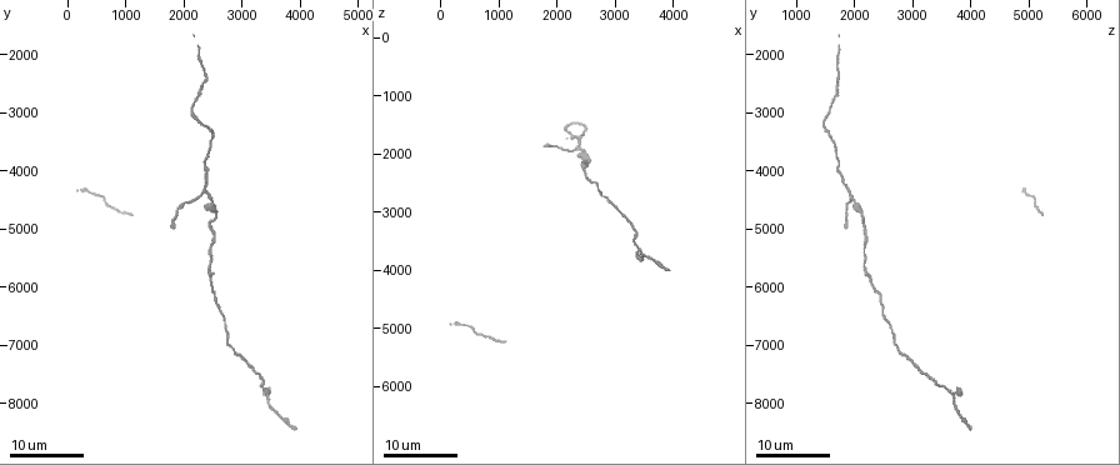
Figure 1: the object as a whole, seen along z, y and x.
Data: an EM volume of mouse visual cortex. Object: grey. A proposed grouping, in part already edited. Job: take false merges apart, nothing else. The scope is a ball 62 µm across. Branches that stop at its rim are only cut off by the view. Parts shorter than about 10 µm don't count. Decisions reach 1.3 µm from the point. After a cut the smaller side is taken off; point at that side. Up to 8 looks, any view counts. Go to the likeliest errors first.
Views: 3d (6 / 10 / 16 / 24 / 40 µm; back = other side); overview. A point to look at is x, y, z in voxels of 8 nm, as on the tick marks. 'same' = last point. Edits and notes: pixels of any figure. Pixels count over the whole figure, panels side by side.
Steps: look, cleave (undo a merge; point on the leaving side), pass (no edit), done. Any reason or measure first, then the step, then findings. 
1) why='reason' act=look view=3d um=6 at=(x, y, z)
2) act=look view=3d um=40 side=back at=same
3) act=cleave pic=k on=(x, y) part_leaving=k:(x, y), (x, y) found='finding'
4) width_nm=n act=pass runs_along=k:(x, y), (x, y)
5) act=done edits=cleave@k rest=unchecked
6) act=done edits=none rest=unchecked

why='calibre changes' act=look view=3d um=16 at=(2500, 4500, 2000)

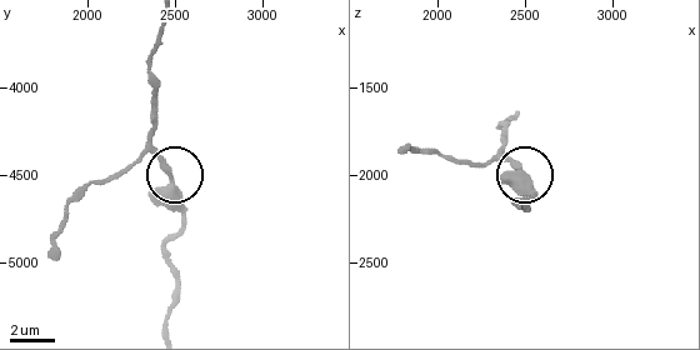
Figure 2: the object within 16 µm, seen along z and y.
why='zoom in' act=look view=3d um=10 at=same

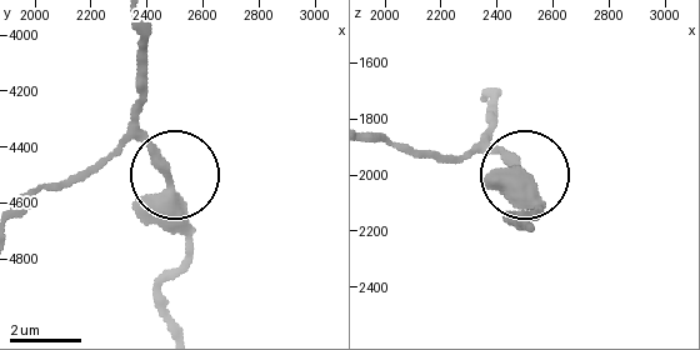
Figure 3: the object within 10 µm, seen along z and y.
act=pass runs_along=3:(520, 223), (539, 204), (485, 135) found='continuous, no second neuron'

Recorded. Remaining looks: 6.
why='thin neck' act=look view=3d um=24 at=(3350, 7700, 3550)

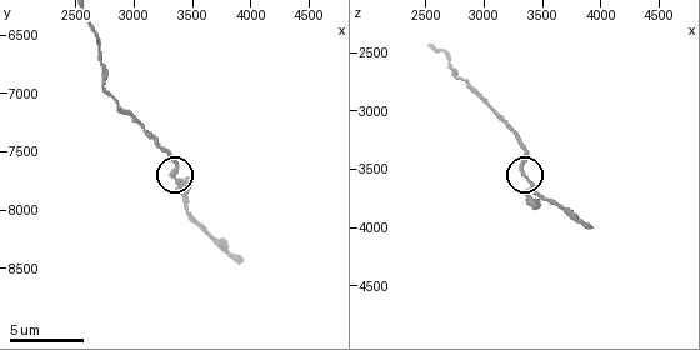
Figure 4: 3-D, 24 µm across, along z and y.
why='closer look' act=look view=3d um=6 at=(3320, 7740, 3540)

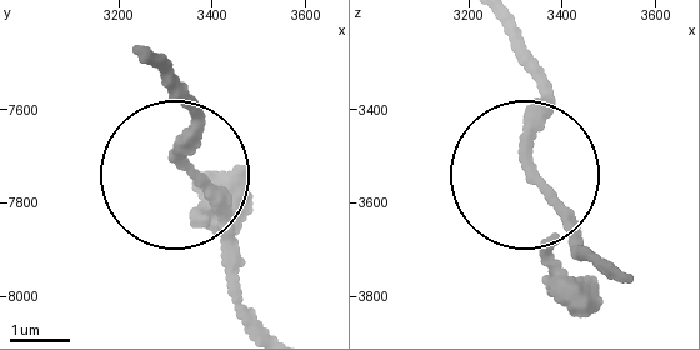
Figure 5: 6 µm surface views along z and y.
act=look view=3d um=6 side=back at=(3345, 7720, 3545)

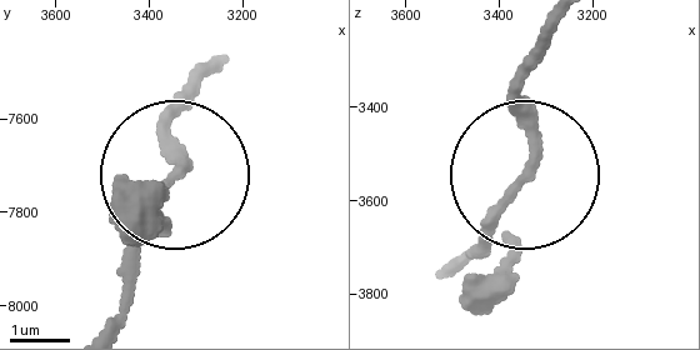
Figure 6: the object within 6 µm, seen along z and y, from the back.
act=pass runs_along=6:(556, 25), (523, 100), (533, 160), (478, 250) found='continuous, no second neuron'

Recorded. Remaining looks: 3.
why='calibre changes' act=look view=3d um=16 at=(2400, 5900, 2300)

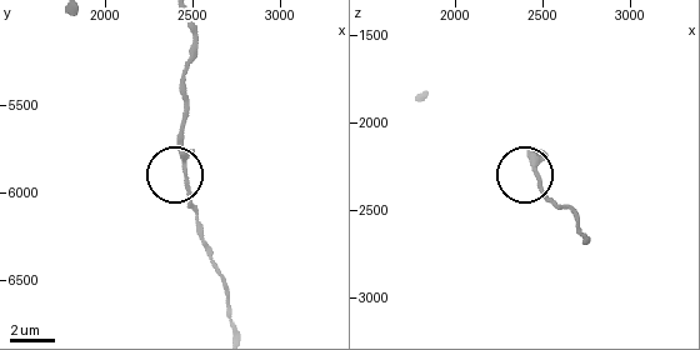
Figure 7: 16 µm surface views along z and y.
act=look view=3d um=10 at=(2460, 5900, 2280)

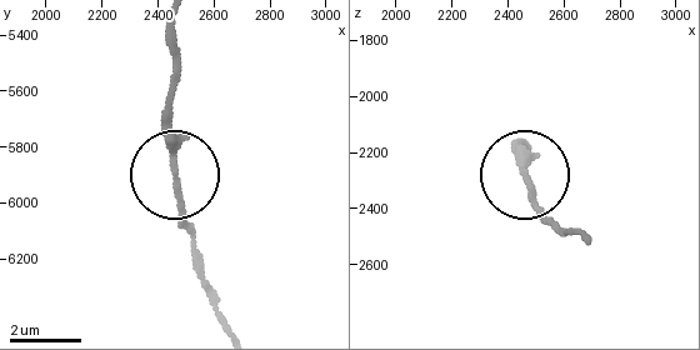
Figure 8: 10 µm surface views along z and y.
act=look view=3d um=10 side=back at=(2450, 5910, 2280)

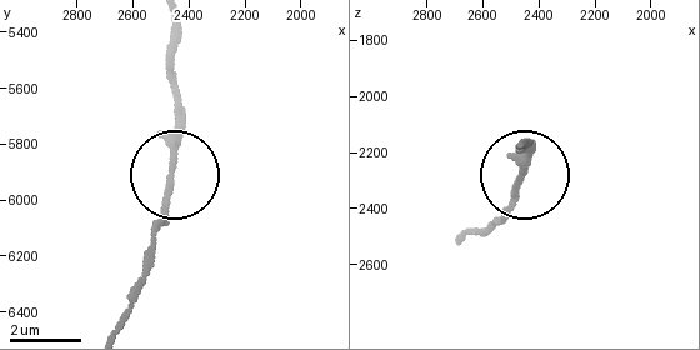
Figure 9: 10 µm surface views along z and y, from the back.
width_nm=170 act=pass found='all the same neuron'

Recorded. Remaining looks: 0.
act=done edits=none rest=unchecked

